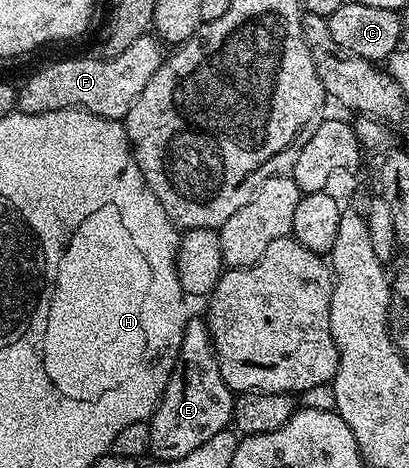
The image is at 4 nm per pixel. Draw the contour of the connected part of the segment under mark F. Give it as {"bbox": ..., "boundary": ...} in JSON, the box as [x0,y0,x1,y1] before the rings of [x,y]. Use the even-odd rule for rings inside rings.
{"bbox":[16,33,166,120],"boundary":[[[151,33],[142,35],[126,52],[104,58],[64,58],[36,70],[24,83],[19,83],[16,104],[21,114],[41,114],[59,110],[85,110],[94,116],[123,120],[134,100],[142,96],[142,88],[150,84],[150,76],[158,72],[166,54]]]}

